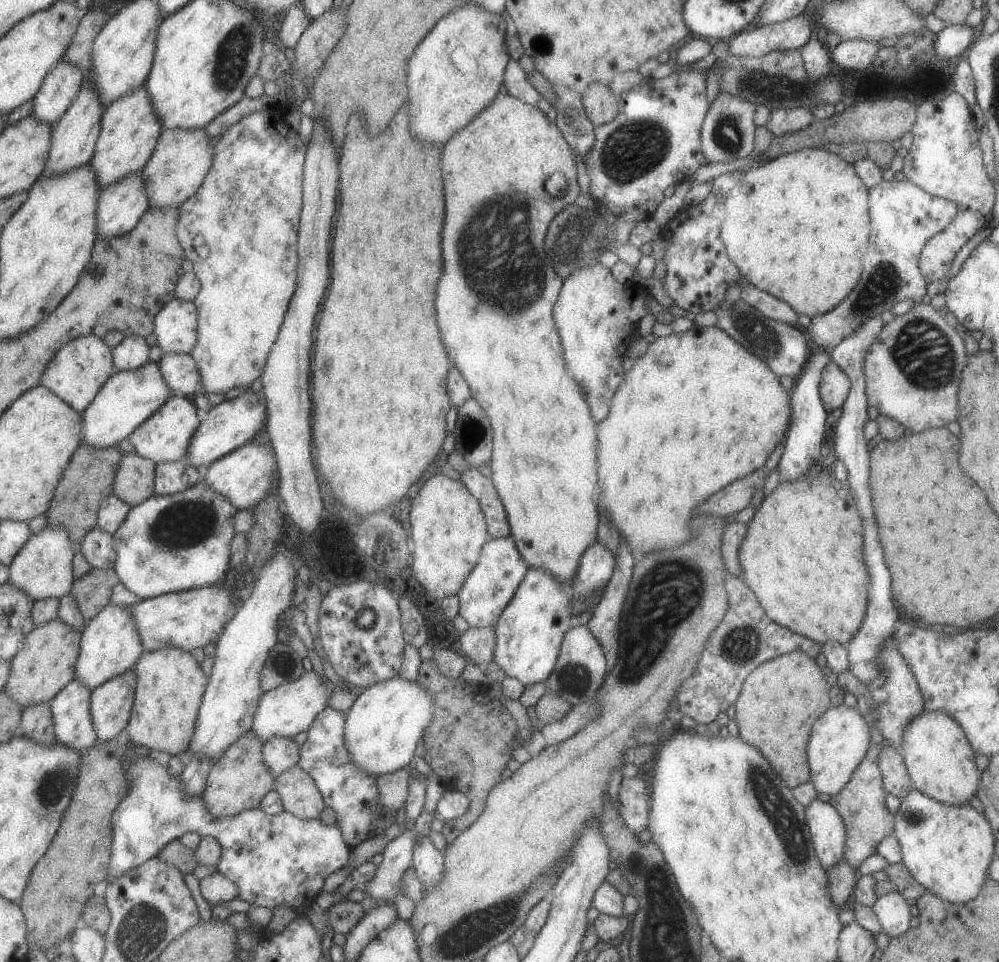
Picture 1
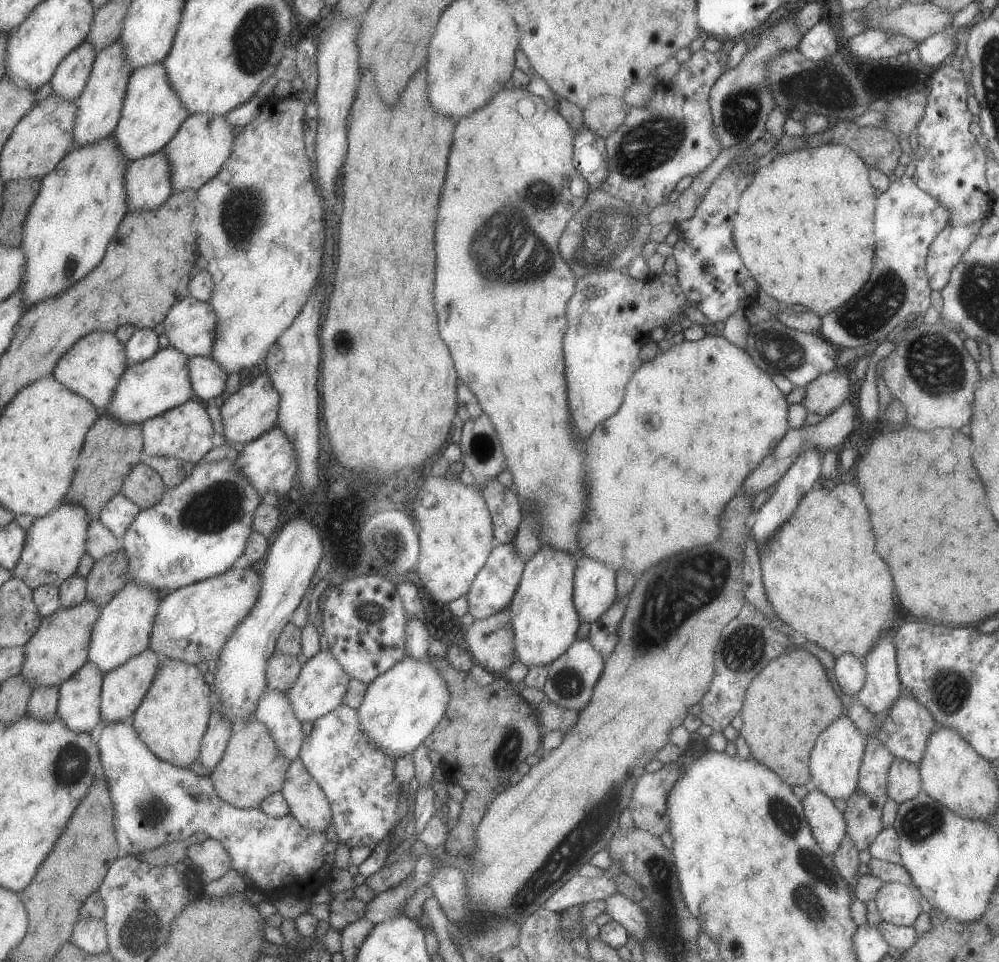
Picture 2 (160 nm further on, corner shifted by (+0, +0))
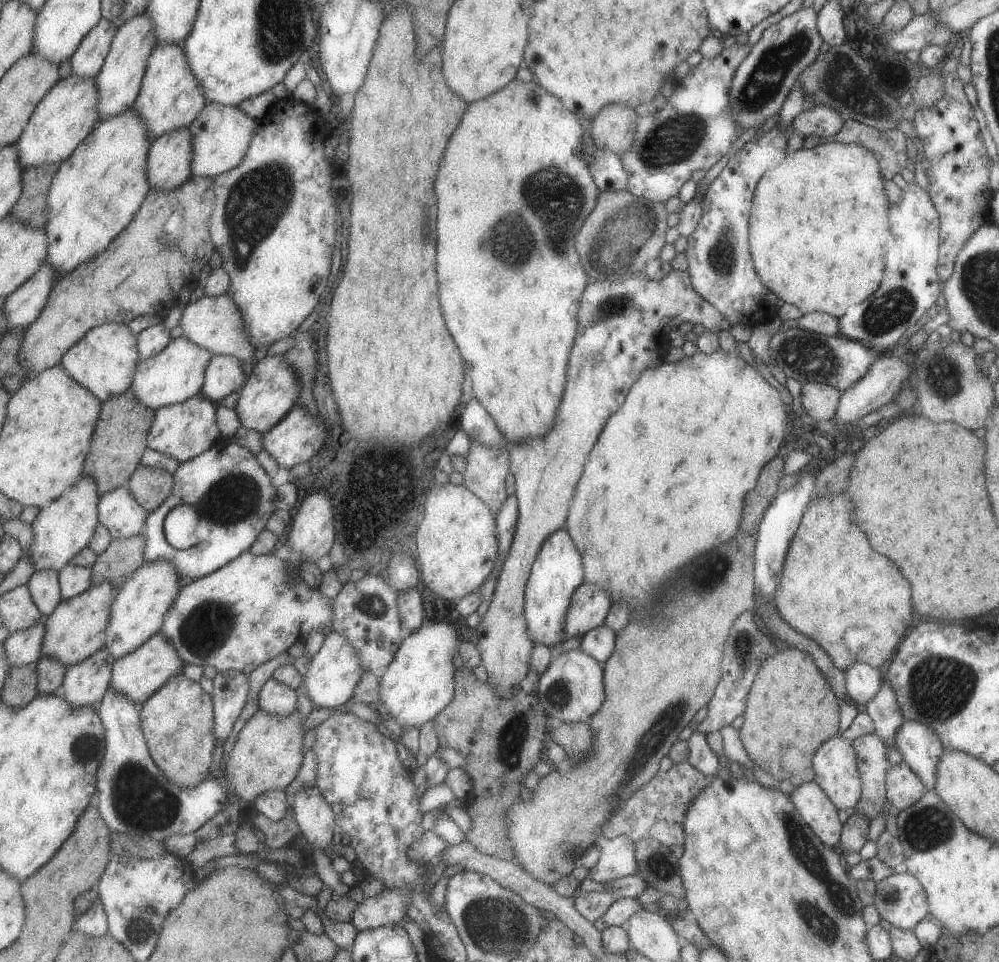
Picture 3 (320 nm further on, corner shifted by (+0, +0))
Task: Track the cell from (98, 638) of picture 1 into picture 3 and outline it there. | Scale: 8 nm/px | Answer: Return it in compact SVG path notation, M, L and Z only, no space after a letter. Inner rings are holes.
M169 561L145 562L119 590L112 606L105 648L109 649L116 659L137 650L159 632L168 610L176 600L177 593L180 592L181 587L177 583L180 577Z

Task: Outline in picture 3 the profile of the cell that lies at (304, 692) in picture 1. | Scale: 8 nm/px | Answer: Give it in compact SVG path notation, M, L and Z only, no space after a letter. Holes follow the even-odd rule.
M332 630L325 636L317 654L314 654L308 662L308 671L302 677L302 686L313 707L337 708L352 696L363 671L359 653L354 646L342 634Z

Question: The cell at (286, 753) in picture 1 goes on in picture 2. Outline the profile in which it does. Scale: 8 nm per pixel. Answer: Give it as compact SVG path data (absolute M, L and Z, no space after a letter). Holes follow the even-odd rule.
M265 689L256 702L253 718L267 727L275 746L288 762L298 756L304 736L288 696L283 691Z

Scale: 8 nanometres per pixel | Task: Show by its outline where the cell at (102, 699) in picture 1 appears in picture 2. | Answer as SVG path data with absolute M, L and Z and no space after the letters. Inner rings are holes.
M149 647L144 653L134 656L124 665L105 674L101 705L103 722L109 724L119 721L134 722L135 713L140 708L155 680L160 661L161 657L156 655L153 649Z

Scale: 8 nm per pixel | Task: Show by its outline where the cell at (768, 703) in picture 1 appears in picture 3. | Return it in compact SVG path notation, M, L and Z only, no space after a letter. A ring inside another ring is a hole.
M778 645L775 654L767 656L767 660L761 664L755 682L752 681L742 716L744 721L738 735L747 756L776 782L787 781L794 787L812 780L813 753L822 742L837 736L839 732L838 698L826 678L817 670L814 660L806 652L789 646Z

